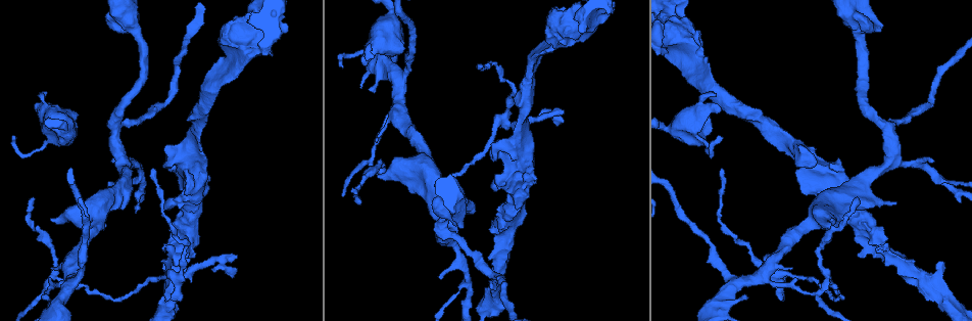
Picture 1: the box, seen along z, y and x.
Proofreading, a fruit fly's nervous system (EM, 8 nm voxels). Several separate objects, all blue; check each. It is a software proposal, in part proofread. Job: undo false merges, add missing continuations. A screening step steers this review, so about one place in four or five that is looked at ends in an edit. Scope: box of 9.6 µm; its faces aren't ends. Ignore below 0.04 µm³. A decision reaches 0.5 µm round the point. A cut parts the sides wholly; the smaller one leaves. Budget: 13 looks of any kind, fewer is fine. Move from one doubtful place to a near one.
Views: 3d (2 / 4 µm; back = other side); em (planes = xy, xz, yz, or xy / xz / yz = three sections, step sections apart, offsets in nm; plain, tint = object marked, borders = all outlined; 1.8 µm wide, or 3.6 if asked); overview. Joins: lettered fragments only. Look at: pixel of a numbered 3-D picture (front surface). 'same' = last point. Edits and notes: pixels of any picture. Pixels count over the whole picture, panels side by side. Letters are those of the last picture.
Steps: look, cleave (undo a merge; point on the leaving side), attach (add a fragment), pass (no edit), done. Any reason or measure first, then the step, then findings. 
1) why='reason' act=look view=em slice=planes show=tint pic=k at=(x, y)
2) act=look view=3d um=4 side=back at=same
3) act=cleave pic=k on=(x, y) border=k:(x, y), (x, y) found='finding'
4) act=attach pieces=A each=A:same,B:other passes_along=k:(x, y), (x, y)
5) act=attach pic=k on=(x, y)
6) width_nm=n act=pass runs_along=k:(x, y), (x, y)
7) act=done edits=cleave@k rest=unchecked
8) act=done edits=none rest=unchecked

act=look view=em slice=planes show=borders pic=1 at=(881, 249)

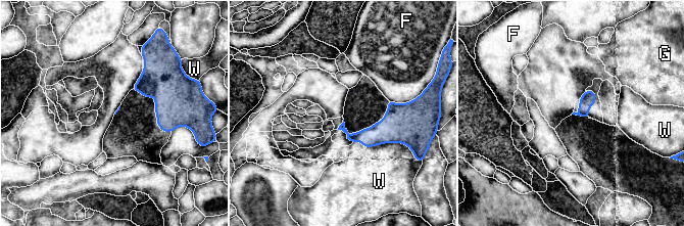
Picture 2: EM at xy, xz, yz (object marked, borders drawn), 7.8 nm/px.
act=pass each=F:other,G:other,W:other border=2:(385, 142), (402, 142), (407, 145) found='no lettered fragment goes on from it'

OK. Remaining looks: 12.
why='touches itself' act=look view=em slice=planes show=borders pic=1 at=(703, 67)

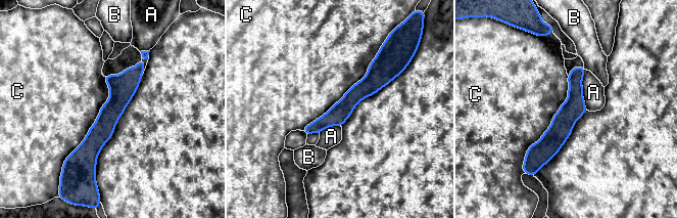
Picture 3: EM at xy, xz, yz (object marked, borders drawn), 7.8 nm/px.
width_nm=160 act=pass each=A:other,B:other,C:other runs_along=3:(141, 64), (91, 145), (90, 166) found='one cell here'

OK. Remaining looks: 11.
act=look view=em slice=planes show=tint pic=1 at=(589, 15)

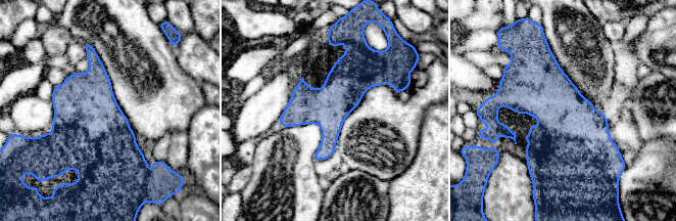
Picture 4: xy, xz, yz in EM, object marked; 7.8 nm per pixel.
act=look view=em slice=planes show=borders at=same

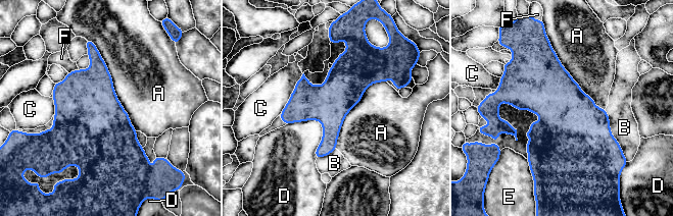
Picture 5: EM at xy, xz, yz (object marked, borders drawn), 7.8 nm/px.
act=pass each=A:other,B:other,C:other,D:other,E:other,F:other border=5:(89, 40), (137, 130) found='one cell here'

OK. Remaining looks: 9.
why='branch stops here' act=look view=em slice=xz step=16 show=borders pic=1 at=(768, 254)

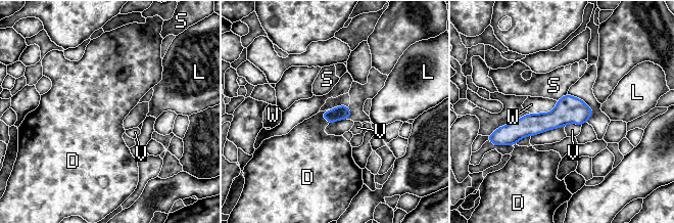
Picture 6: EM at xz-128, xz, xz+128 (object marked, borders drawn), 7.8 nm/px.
act=look view=em slice=planes show=borders at=same

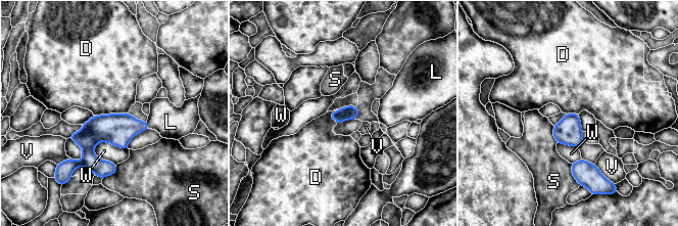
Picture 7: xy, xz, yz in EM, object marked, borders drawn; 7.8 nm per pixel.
width_nm=110 longest_contact=D:280nm act=attach pieces=L each=D:other,L:same,S:other,V:other,W:other found='the cell continues'

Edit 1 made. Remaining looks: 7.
act=look view=overview

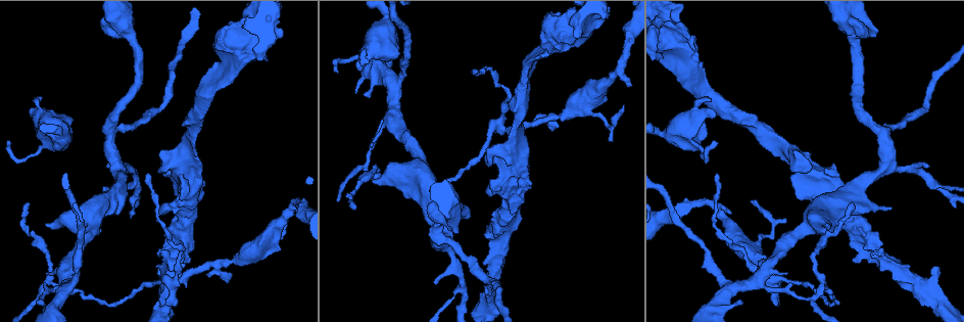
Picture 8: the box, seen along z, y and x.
why='thick end' act=look view=3d um=2 side=back pic=8 at=(716, 115)

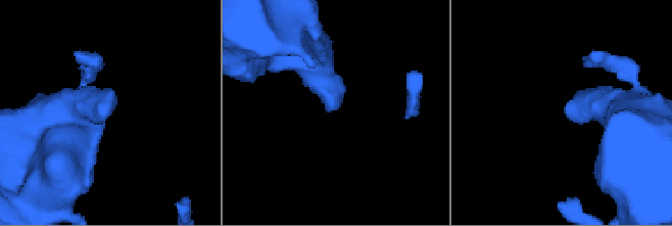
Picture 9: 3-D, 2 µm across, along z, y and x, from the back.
act=look view=em slice=planes show=borders pic=9 at=(101, 105)

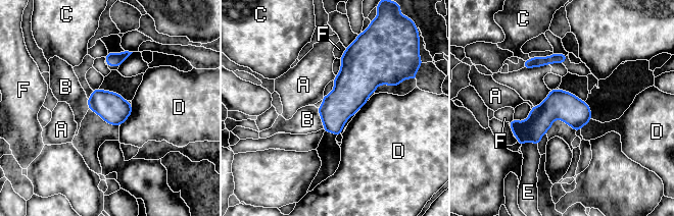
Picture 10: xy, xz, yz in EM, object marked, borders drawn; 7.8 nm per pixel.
width_nm=220 longest_contact=D:190nm act=pass each=A:other,B:other,C:other,D:other,E:other,F:other found='no lettered fragment goes on from it'

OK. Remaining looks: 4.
act=done edits=attach@7 rest=unchecked

